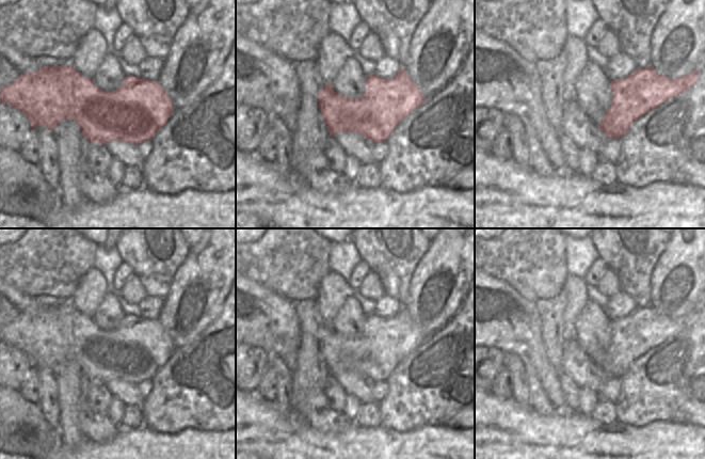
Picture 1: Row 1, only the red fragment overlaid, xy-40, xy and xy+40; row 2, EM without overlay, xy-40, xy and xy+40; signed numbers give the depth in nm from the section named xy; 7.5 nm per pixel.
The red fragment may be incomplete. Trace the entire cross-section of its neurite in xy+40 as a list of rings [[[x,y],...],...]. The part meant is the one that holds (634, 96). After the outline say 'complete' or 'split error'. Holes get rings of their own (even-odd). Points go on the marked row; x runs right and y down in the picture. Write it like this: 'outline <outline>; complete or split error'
outline [[[651,66],[638,68],[629,77],[611,81],[613,99],[598,127],[609,139],[621,139],[636,120],[689,90],[698,80],[699,70],[670,79]]]; complete

